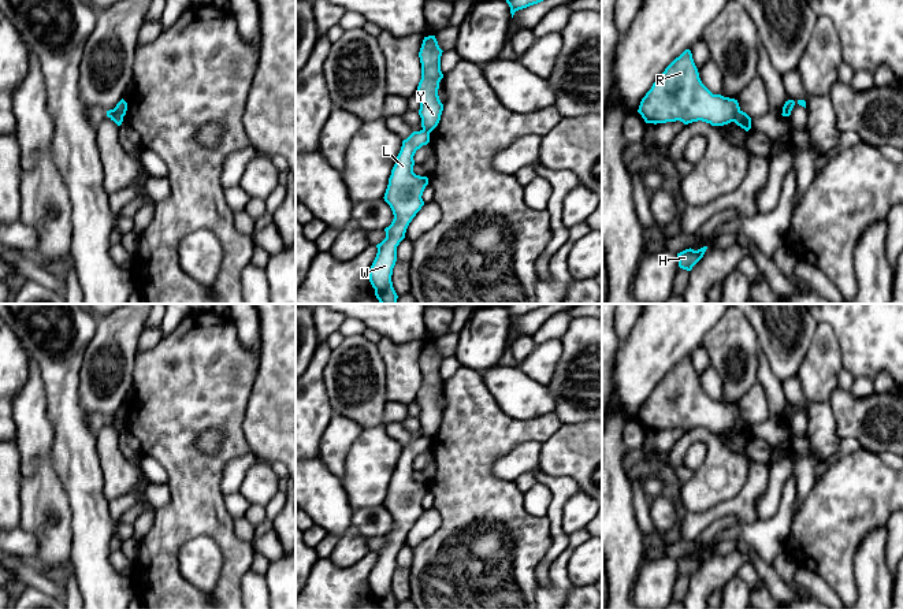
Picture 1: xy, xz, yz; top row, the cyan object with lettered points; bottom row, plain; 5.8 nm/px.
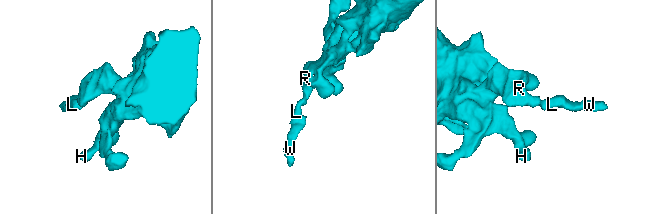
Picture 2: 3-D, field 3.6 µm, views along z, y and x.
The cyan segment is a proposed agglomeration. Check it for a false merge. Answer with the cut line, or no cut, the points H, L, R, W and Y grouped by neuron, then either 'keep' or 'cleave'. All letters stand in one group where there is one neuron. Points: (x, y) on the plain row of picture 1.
yz (739, 416), (734, 427) | H R Y / L W | cleave

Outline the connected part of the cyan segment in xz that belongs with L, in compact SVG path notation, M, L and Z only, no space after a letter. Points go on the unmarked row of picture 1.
M426 437L413 438L404 446L389 484L383 505L390 512L394 526L384 535L386 545L376 552L378 560L369 575L369 588L379 609L397 609L398 605L391 588L397 568L397 553L405 545L409 530L424 512L421 502L428 491L427 483L413 479L413 463L417 456L428 449L430 439Z

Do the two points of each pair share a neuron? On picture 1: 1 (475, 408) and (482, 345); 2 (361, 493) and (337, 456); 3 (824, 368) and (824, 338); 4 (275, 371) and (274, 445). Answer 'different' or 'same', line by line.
1: different
2: different
3: same
4: same

